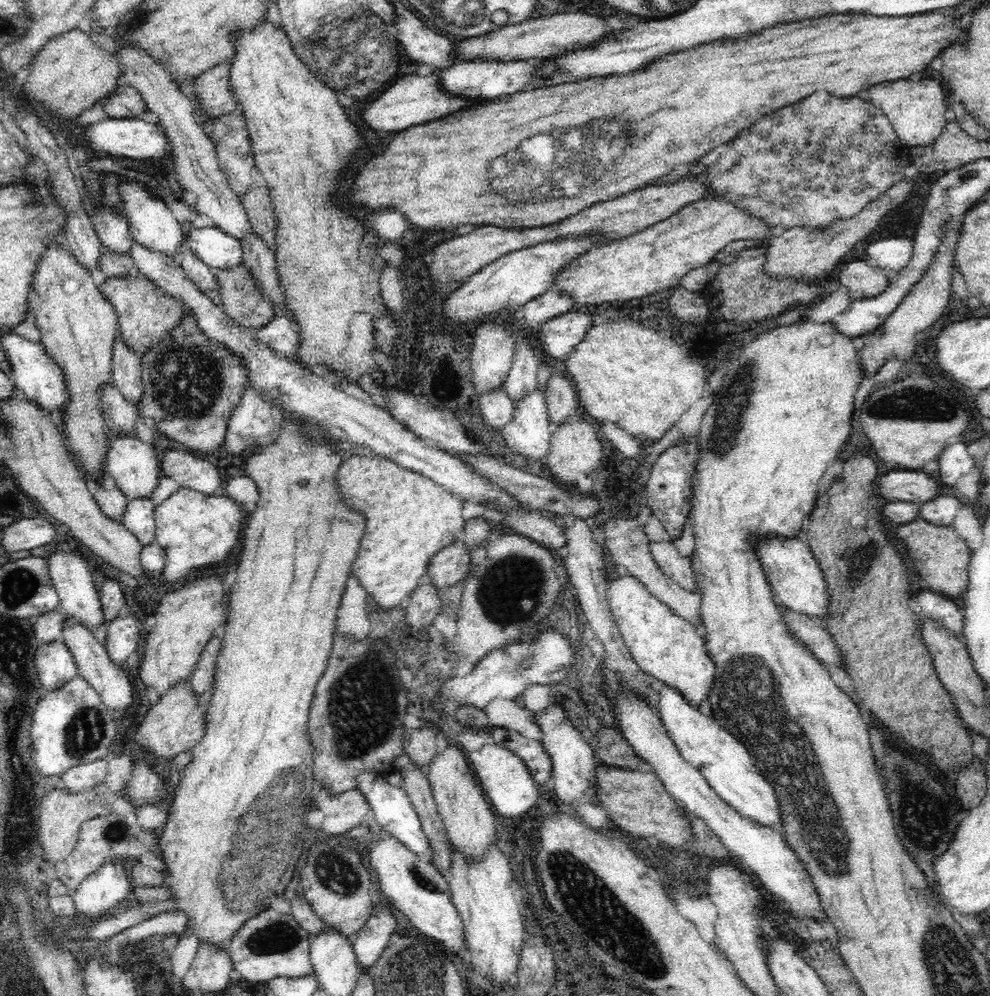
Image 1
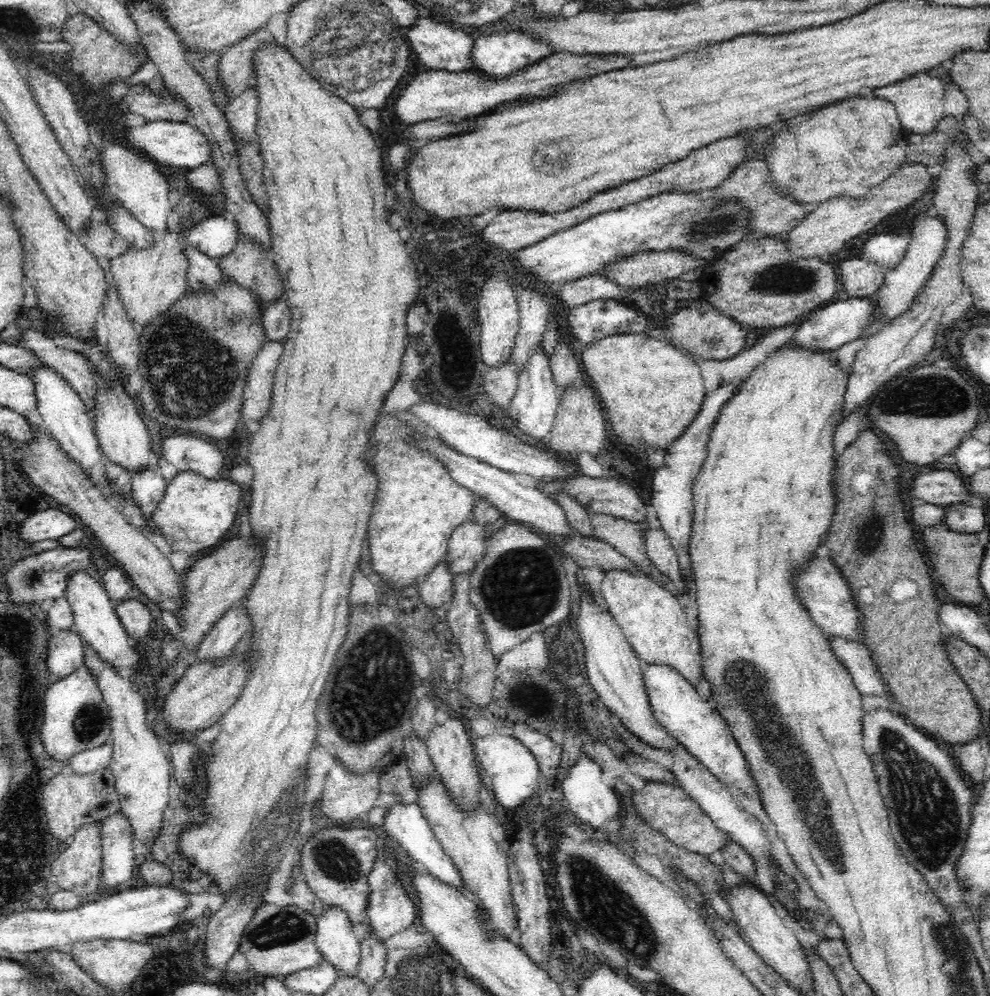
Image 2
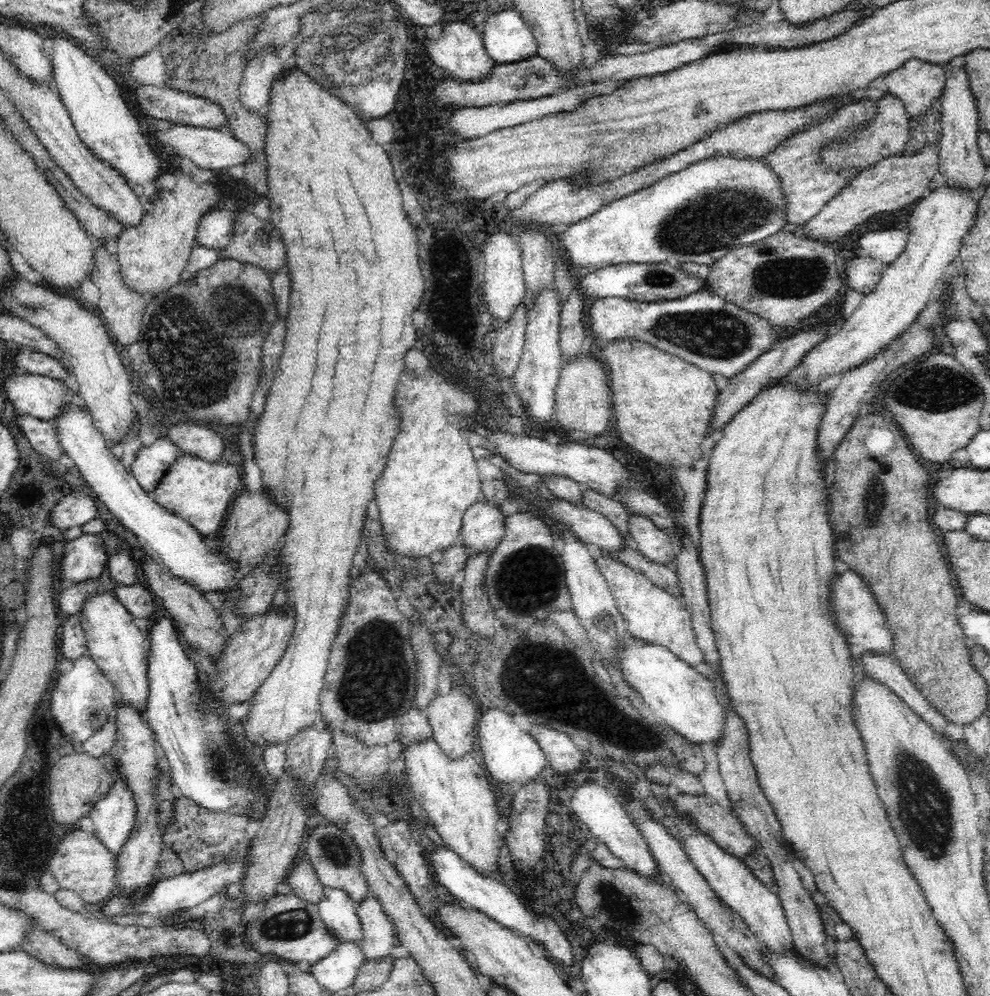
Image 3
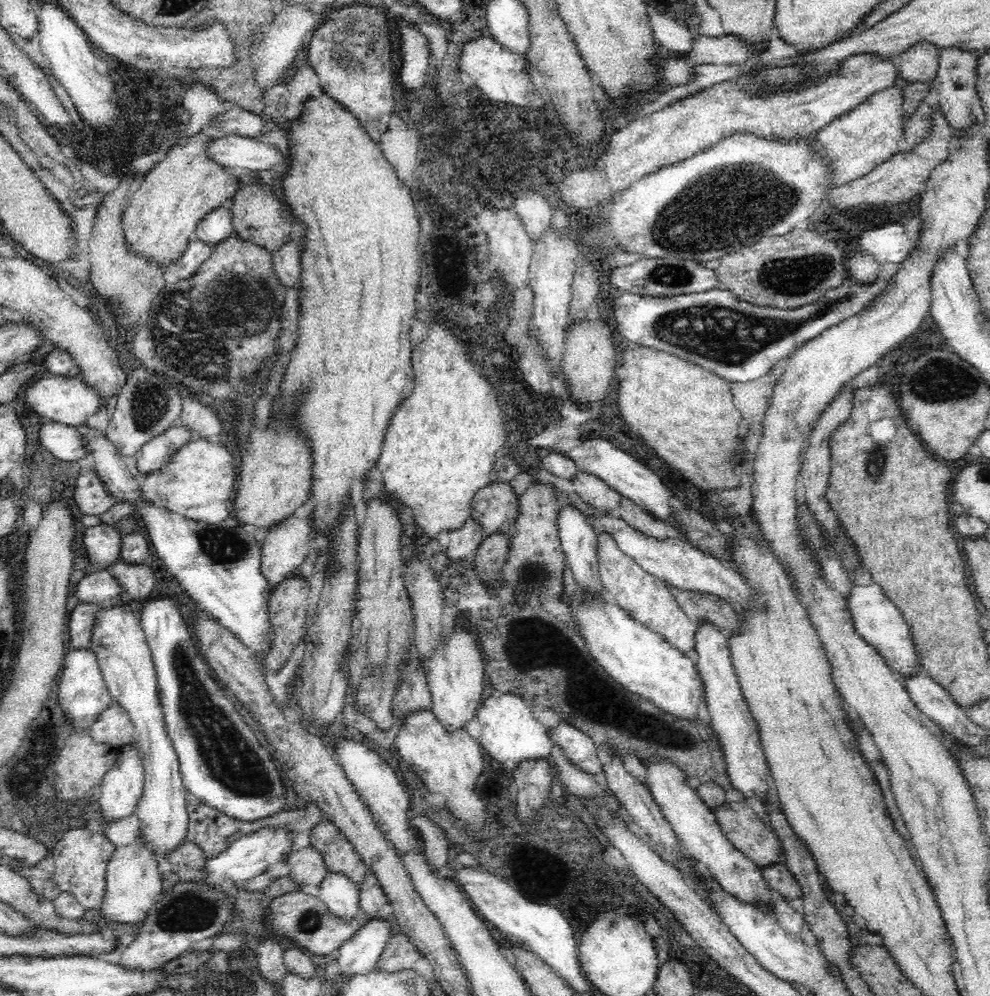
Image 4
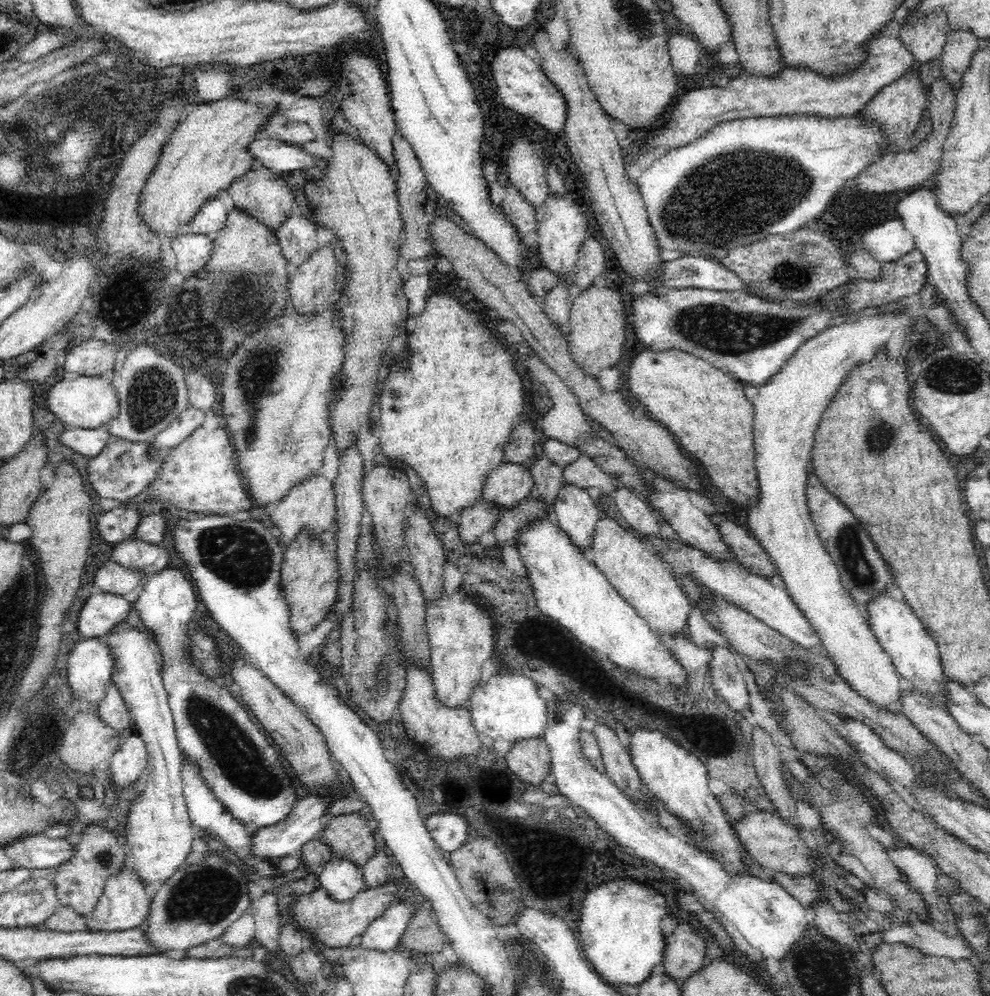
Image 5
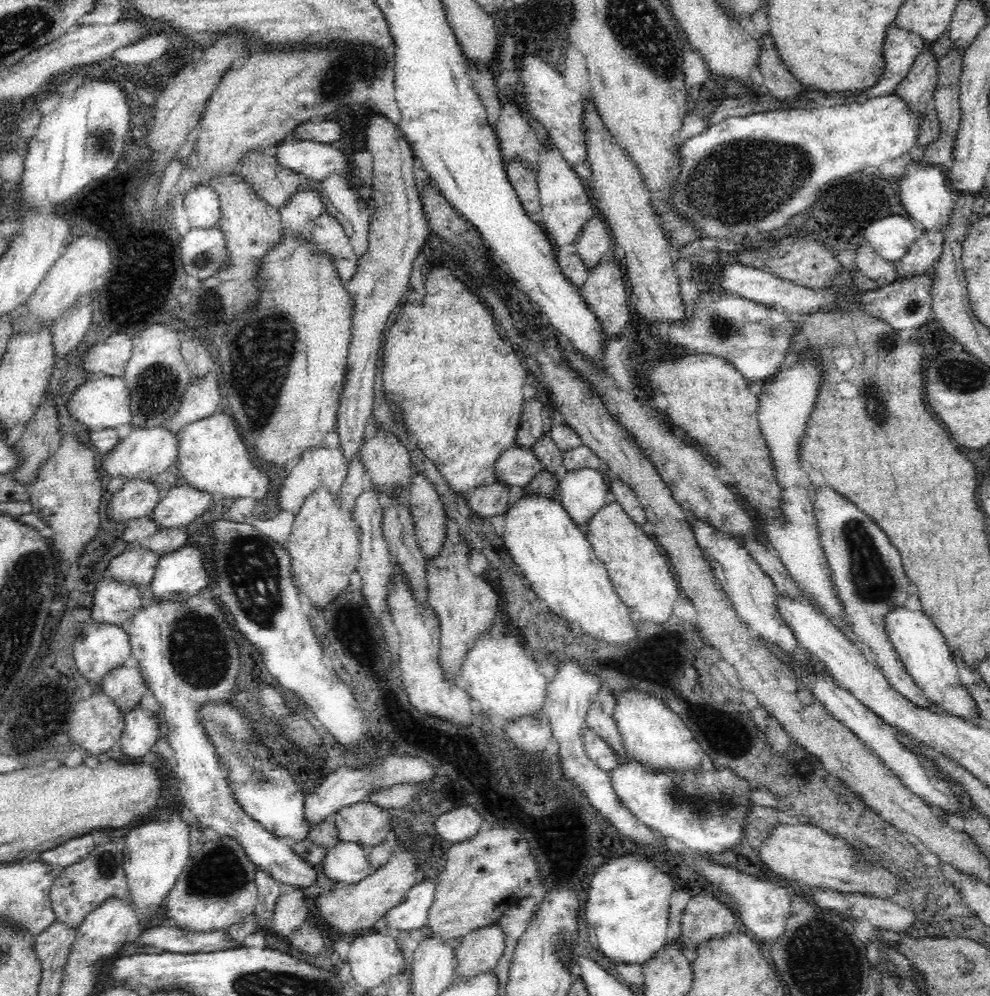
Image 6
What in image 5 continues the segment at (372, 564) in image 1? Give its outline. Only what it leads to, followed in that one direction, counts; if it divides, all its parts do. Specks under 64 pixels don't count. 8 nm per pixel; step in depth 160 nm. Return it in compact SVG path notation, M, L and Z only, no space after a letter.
M434 294L430 298L426 298L426 306L422 313L412 314L409 319L408 326L408 344L410 344L410 352L412 352L412 366L408 372L398 372L402 370L400 366L394 366L392 372L386 377L382 384L380 405L382 410L380 412L380 419L378 420L378 427L376 433L380 438L381 450L383 451L386 460L389 460L391 464L401 464L408 470L410 468L414 470L414 473L420 477L424 488L428 493L430 499L430 510L433 513L437 513L437 518L444 518L447 520L451 514L458 512L458 510L464 510L468 506L474 506L478 503L478 500L482 496L482 487L486 482L486 478L490 475L490 472L502 463L504 446L508 442L511 432L514 430L514 420L516 416L522 414L524 406L524 400L522 398L522 380L518 376L518 372L512 368L512 355L508 354L507 350L504 350L503 344L500 344L496 338L492 338L490 330L484 328L480 322L480 316L476 316L474 312L466 310L460 306L458 298L454 298L452 294Z

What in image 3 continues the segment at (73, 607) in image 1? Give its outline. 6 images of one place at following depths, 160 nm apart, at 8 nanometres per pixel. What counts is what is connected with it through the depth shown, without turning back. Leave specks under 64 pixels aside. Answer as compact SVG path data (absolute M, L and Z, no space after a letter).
M109 591L96 593L93 597L86 599L80 614L80 625L83 628L89 655L112 683L113 688L118 688L122 701L126 701L128 705L132 704L136 709L147 706L149 637L142 634L134 625L135 619L132 614Z

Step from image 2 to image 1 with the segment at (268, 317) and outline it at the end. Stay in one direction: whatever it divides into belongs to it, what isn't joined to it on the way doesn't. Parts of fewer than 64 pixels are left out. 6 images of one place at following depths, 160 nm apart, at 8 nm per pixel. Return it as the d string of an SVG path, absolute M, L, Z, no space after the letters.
M275 316L266 326L250 329L250 332L260 343L284 357L294 357L298 353L299 335L291 318Z

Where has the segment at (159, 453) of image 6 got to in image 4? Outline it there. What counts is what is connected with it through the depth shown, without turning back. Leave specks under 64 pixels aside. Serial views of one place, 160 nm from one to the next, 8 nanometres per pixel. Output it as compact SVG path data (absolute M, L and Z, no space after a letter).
M94 468L85 474L80 474L70 497L82 516L92 516L92 514L99 516L116 504L113 497L105 491L104 483L98 479Z

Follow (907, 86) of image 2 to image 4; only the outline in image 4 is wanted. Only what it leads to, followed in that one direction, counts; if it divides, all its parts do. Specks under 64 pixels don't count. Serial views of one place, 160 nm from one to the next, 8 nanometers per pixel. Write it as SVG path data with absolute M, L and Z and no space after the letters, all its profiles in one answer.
M928 40L912 44L900 54L898 74L900 83L921 81L932 86L939 68L940 49Z

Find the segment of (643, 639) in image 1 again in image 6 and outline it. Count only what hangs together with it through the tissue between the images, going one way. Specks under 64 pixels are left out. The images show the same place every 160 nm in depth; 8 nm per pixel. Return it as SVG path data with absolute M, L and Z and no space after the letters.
M613 499L590 518L585 532L595 555L606 565L618 598L631 608L636 619L639 622L666 622L680 594L678 584L670 573L668 560L660 552L658 544L652 541L643 528L623 511L622 505Z

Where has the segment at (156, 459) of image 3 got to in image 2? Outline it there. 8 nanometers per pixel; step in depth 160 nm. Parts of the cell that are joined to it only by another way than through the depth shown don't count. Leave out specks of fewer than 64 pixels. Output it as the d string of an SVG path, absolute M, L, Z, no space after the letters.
M147 469L132 475L131 484L130 495L133 500L140 505L143 516L151 517L159 501L162 500L167 482L159 471Z

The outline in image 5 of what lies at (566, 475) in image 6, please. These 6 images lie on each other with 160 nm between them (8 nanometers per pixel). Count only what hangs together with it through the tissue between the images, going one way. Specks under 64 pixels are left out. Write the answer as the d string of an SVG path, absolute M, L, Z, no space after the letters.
M576 485L560 488L552 505L551 516L581 552L589 555L601 511L596 508L596 502L588 490Z

